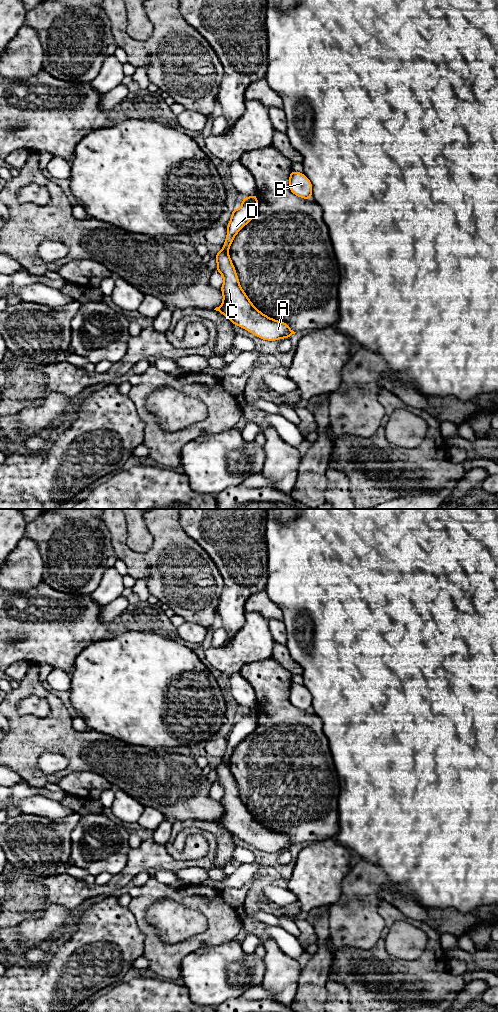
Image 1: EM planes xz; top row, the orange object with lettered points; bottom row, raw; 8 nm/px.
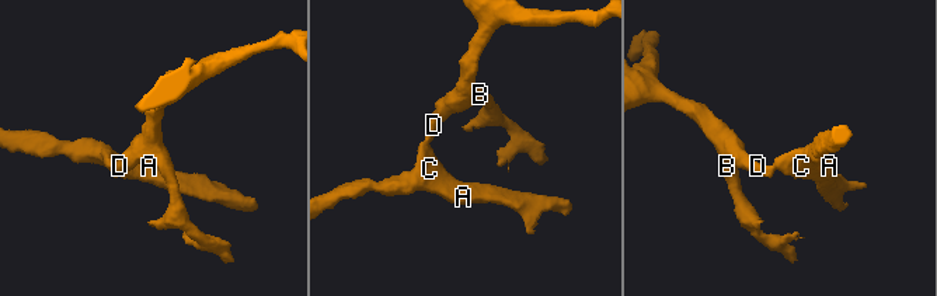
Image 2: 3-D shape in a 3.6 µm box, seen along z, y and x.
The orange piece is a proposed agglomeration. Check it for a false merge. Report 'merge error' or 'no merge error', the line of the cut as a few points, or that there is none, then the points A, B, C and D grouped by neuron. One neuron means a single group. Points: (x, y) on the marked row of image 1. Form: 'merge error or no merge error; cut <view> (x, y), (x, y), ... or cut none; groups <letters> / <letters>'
merge error; cut xz (222, 249), (227, 252); groups A C / B D

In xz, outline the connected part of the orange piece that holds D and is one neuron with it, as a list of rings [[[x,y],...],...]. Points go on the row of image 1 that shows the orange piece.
[[[256,194],[241,200],[242,206],[239,209],[232,209],[232,217],[227,225],[227,237],[222,248],[226,252],[229,251],[236,234],[255,217],[259,206]]]

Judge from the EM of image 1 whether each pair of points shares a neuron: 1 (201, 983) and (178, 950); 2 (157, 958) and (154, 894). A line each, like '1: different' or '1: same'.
1: different
2: same

